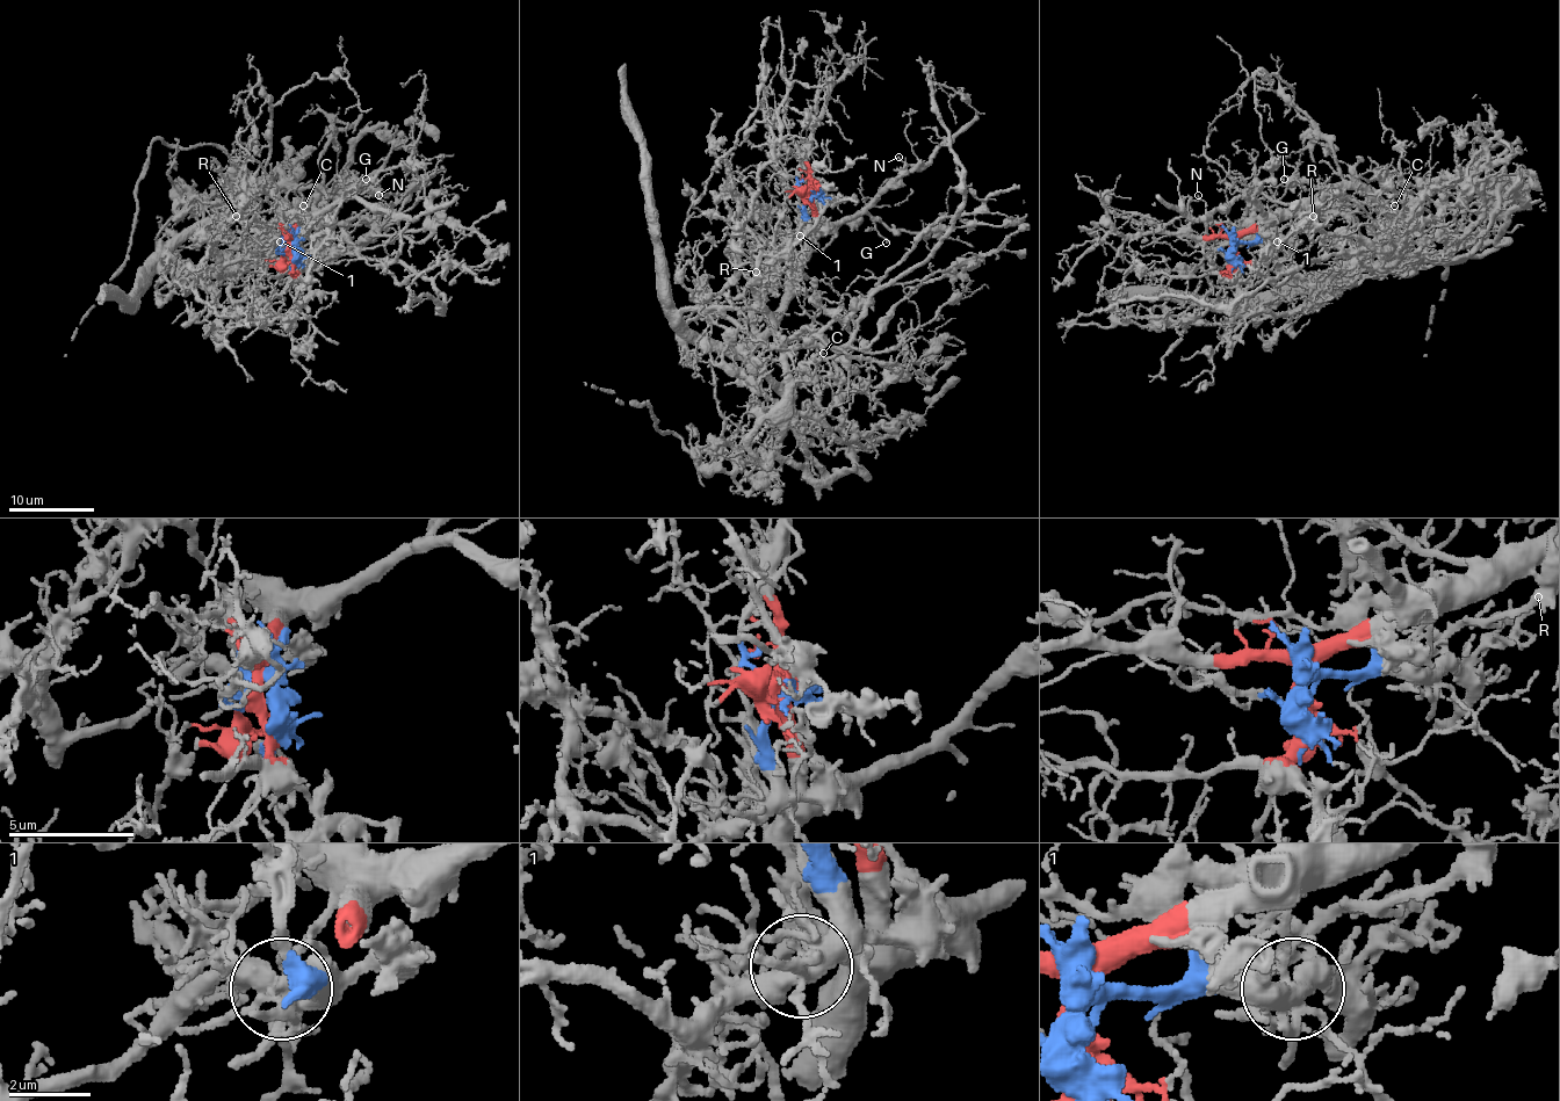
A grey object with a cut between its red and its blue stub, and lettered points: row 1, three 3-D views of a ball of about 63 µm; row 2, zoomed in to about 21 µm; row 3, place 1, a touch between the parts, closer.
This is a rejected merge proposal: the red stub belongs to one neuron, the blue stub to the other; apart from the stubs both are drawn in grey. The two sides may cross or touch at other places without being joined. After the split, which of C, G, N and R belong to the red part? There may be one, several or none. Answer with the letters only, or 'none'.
G, N

